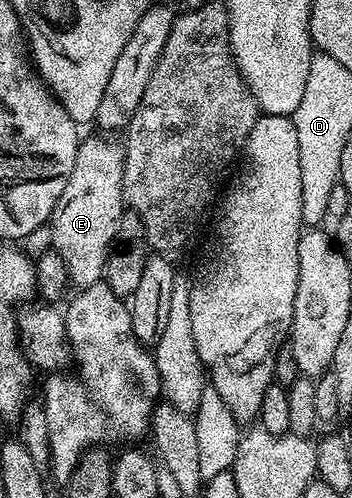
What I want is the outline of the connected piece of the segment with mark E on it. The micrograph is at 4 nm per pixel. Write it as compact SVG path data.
M99 136L103 138L87 138L84 137L79 143L79 151L77 152L77 160L73 164L73 172L67 178L65 188L61 192L61 196L57 200L57 204L53 208L49 219L49 225L53 232L53 248L61 256L61 260L65 260L65 268L71 277L71 286L75 288L82 288L84 286L91 286L94 282L100 281L103 278L103 269L105 268L105 260L111 251L111 245L115 243L117 236L117 224L121 224L121 216L125 212L125 203L123 201L123 148L117 141L110 142L110 137Z

